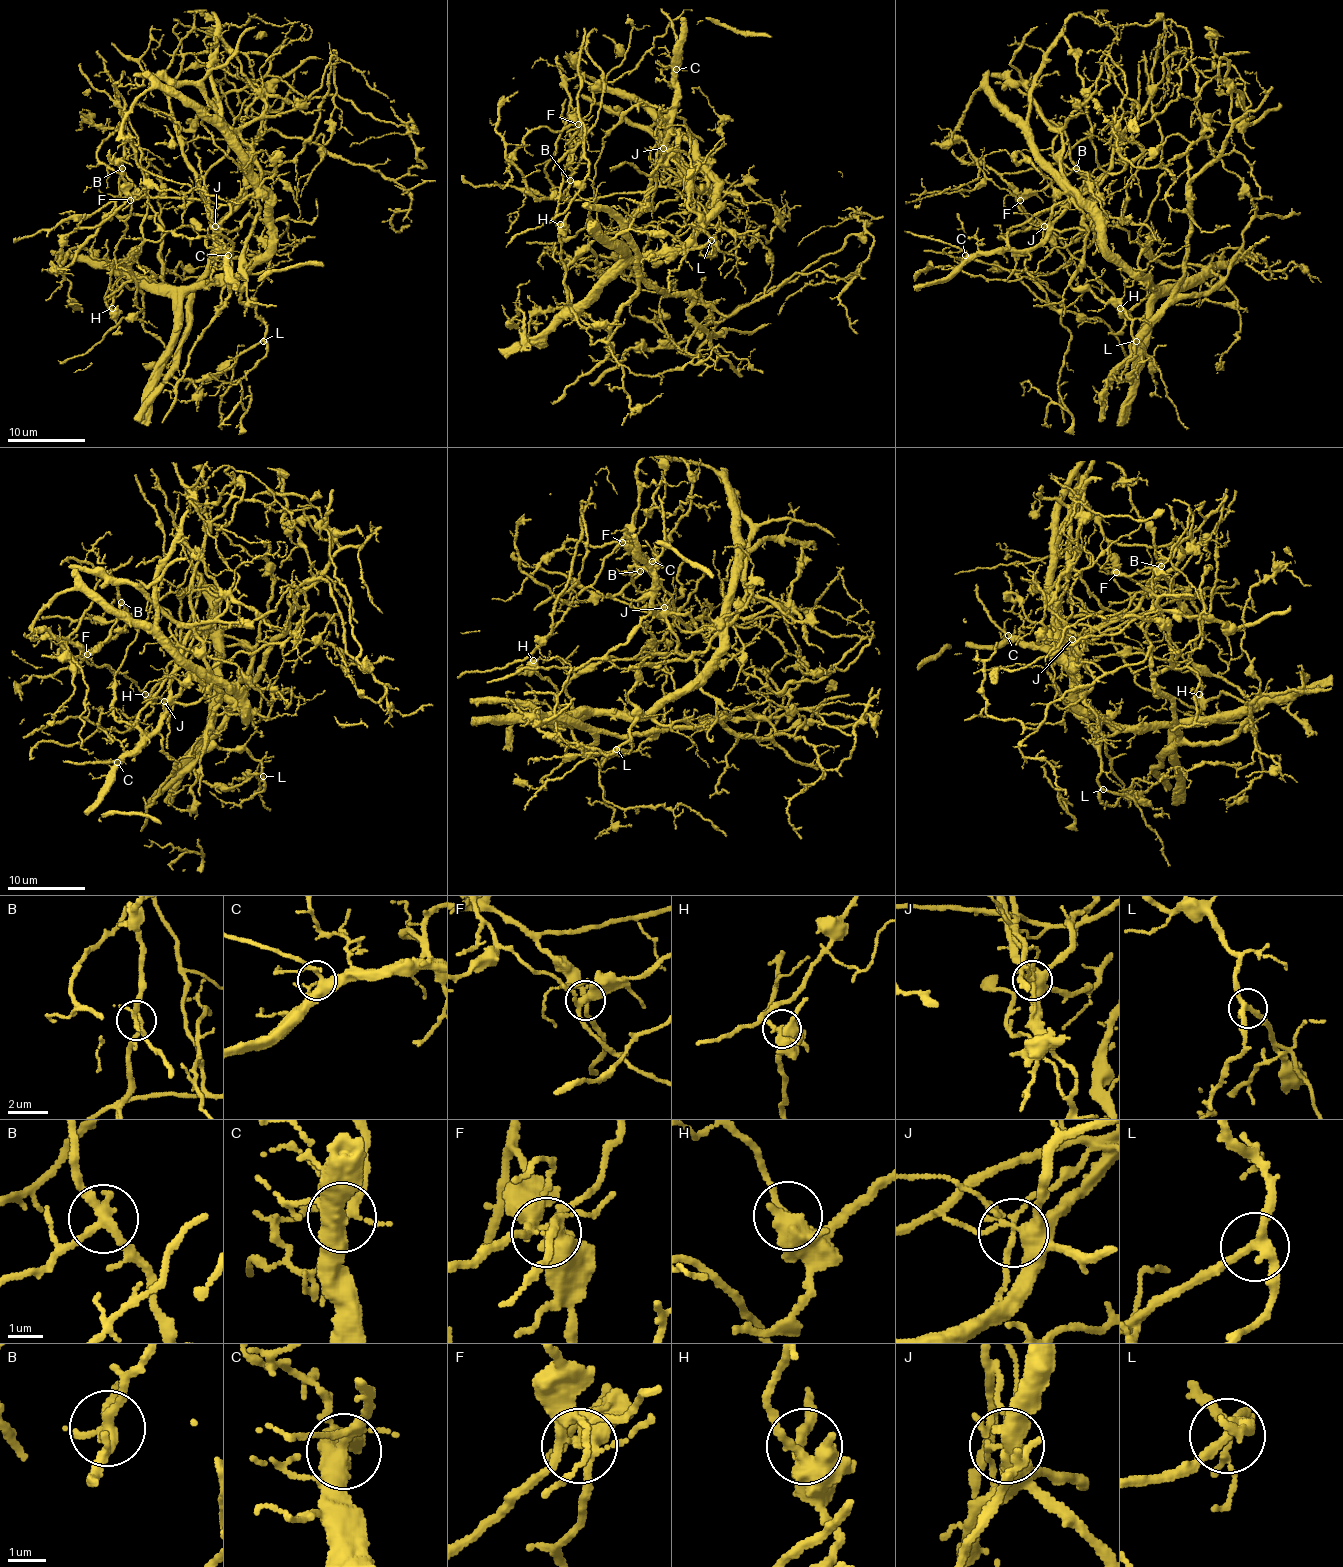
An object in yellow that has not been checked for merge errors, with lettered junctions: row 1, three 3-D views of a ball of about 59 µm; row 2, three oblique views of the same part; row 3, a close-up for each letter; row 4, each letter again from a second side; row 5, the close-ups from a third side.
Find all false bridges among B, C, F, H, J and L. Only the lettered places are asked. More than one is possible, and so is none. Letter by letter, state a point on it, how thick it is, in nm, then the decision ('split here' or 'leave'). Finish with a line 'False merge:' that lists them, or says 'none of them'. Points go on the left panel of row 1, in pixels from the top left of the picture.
B: (122, 168) | 260 nm | split here
C: (228, 255) | 400 nm | leave
F: (130, 200) | 320 nm | split here
H: (112, 308) | 440 nm | leave
J: (215, 226) | 300 nm | split here
L: (263, 341) | 260 nm | leave
False merge: B, F, J

